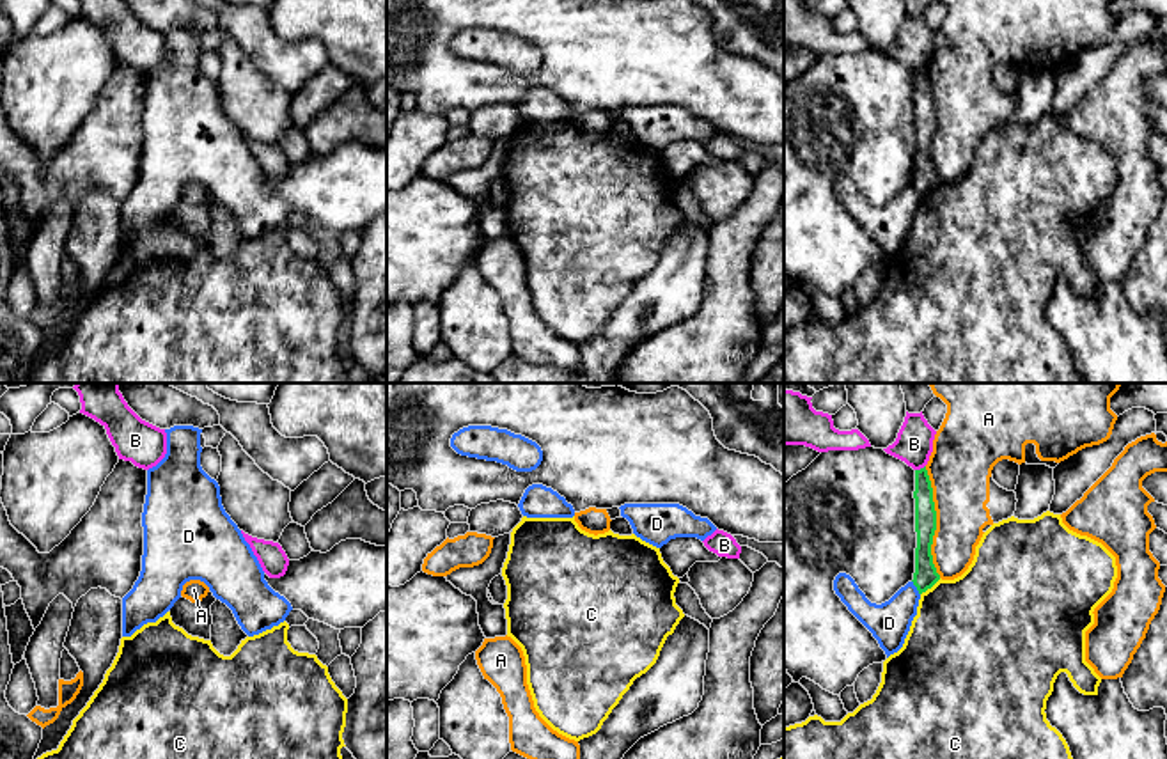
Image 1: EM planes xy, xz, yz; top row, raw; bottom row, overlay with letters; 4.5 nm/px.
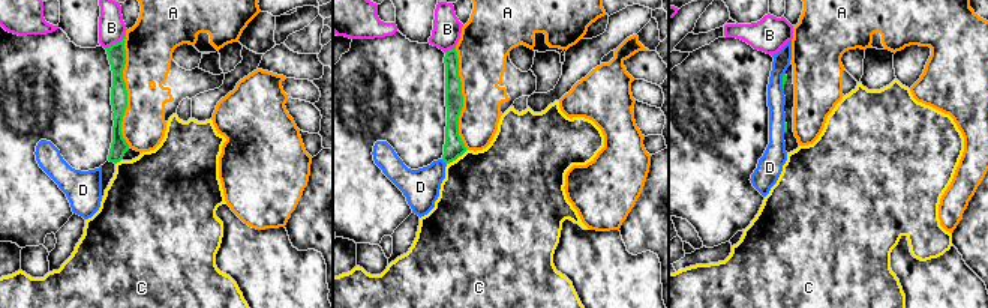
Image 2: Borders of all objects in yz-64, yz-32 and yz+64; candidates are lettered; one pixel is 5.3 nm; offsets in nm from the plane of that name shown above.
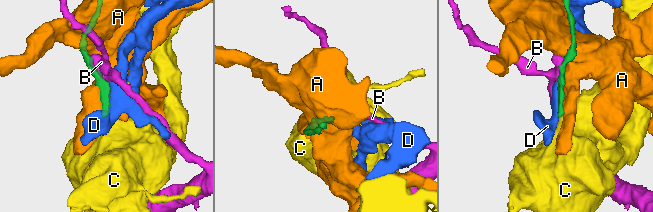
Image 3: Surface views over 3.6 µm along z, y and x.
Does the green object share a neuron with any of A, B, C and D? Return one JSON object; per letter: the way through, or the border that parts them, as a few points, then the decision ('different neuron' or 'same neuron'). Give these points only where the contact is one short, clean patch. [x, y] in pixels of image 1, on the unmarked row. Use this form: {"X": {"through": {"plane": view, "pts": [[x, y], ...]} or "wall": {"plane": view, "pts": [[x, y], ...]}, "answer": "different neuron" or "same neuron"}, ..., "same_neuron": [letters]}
{"A": {"answer": "different neuron"}, "B": {"wall": {"plane": "yz", "pts": [[924, 68], [916, 73]]}, "answer": "different neuron"}, "C": {"wall": {"plane": "yz", "pts": [[940, 181], [921, 197]]}, "answer": "different neuron"}, "D": {"answer": "different neuron"}, "same_neuron": []}

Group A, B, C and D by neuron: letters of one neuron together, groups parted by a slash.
A / B / C / D

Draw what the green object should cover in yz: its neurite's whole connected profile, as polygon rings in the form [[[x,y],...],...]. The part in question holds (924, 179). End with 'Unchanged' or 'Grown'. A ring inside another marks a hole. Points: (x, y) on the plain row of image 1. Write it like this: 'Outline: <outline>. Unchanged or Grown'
Outline: [[[926,69],[915,73],[915,135],[917,135],[917,151],[915,151],[915,176],[913,188],[919,197],[931,192],[940,177],[933,167],[931,147],[936,133],[936,113],[933,105],[933,90]]]. Unchanged

